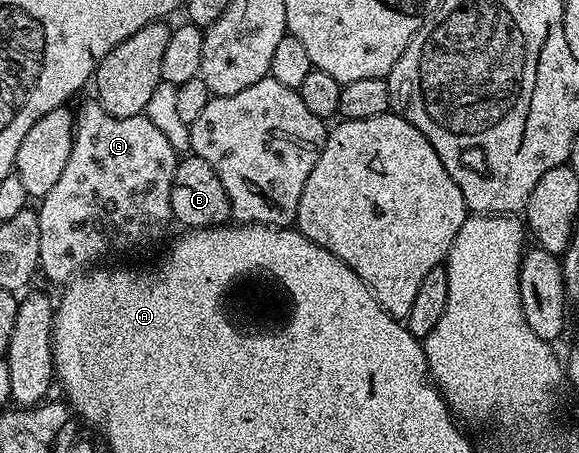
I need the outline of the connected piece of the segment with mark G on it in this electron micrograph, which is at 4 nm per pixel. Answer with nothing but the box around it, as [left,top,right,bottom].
[38,99,178,283]

